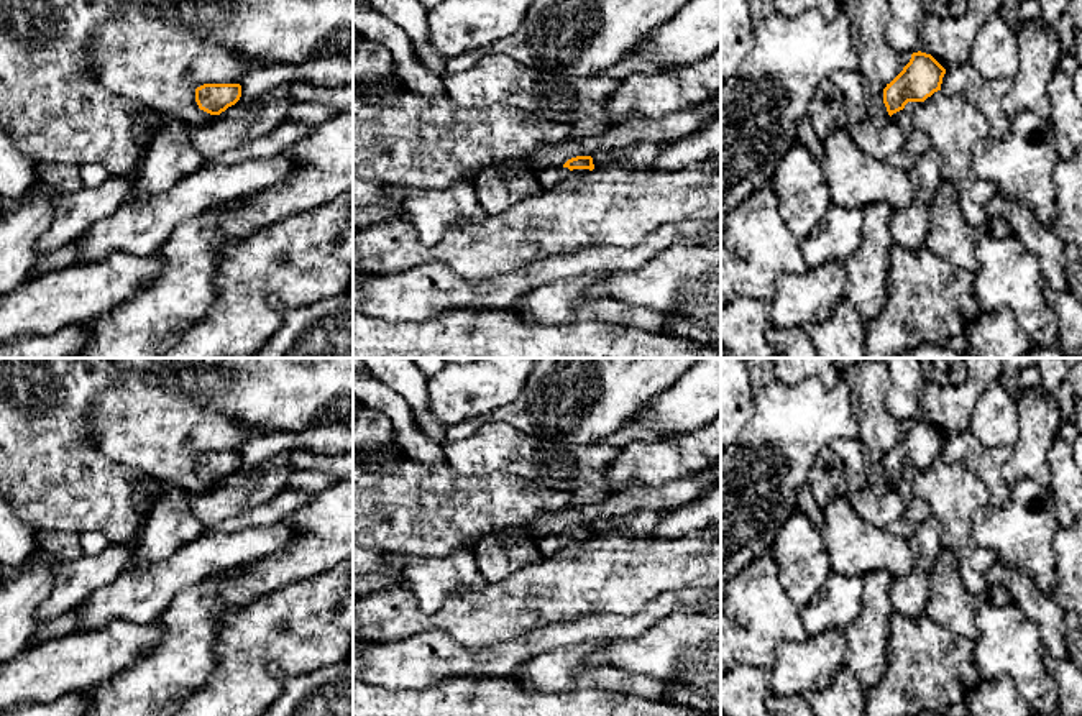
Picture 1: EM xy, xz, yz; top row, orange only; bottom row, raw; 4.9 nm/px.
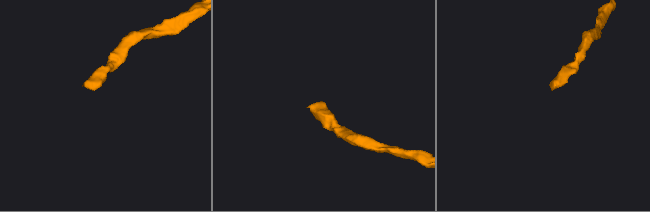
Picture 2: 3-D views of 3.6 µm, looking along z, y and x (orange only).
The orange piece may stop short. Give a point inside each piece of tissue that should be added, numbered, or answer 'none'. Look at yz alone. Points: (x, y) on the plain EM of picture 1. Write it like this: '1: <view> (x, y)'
1: yz (902, 485)

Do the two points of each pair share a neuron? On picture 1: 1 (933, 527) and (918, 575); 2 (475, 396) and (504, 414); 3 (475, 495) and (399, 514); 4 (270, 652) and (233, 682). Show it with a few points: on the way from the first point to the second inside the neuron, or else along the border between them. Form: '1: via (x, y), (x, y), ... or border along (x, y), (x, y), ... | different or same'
1: via (926, 539), (925, 564) | same
2: border along (524, 383), (524, 388), (513, 401), (493, 411) | different
3: via (457, 509), (417, 513) | same
4: via (261, 654), (242, 674) | same

